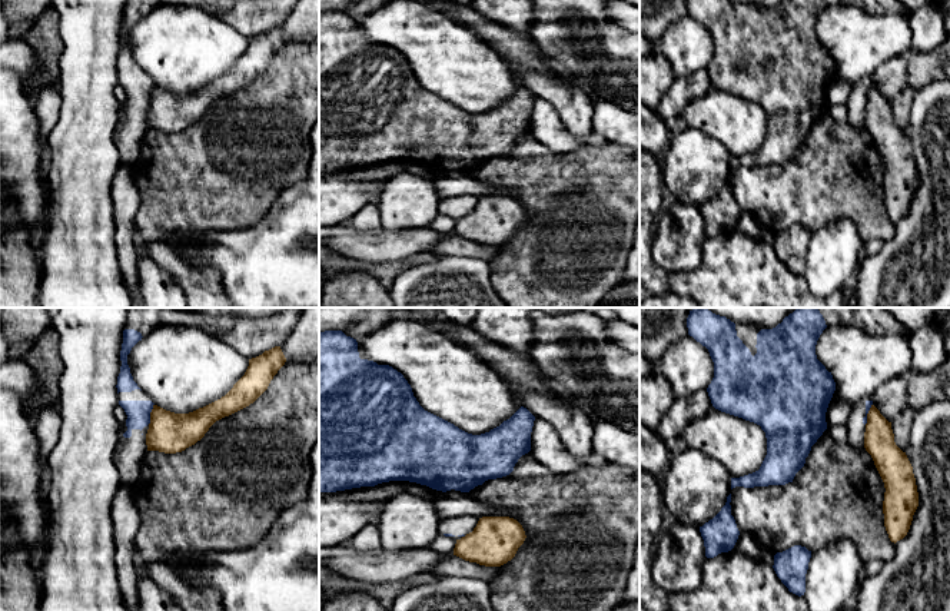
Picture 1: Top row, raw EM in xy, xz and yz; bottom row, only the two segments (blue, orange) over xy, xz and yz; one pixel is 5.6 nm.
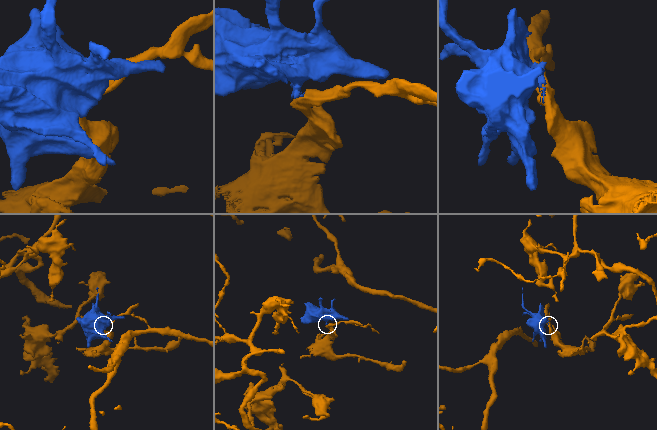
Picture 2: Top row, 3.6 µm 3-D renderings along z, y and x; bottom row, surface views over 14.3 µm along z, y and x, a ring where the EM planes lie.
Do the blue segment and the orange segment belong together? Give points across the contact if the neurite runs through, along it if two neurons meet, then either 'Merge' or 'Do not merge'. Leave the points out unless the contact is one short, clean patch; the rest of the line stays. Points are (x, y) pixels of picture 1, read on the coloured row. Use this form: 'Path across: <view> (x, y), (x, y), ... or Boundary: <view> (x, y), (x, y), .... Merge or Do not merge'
Boundary: xy (153, 404), (148, 424). Do not merge

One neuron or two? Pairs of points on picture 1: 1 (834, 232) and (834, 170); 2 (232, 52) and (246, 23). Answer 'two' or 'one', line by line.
1: two
2: two

